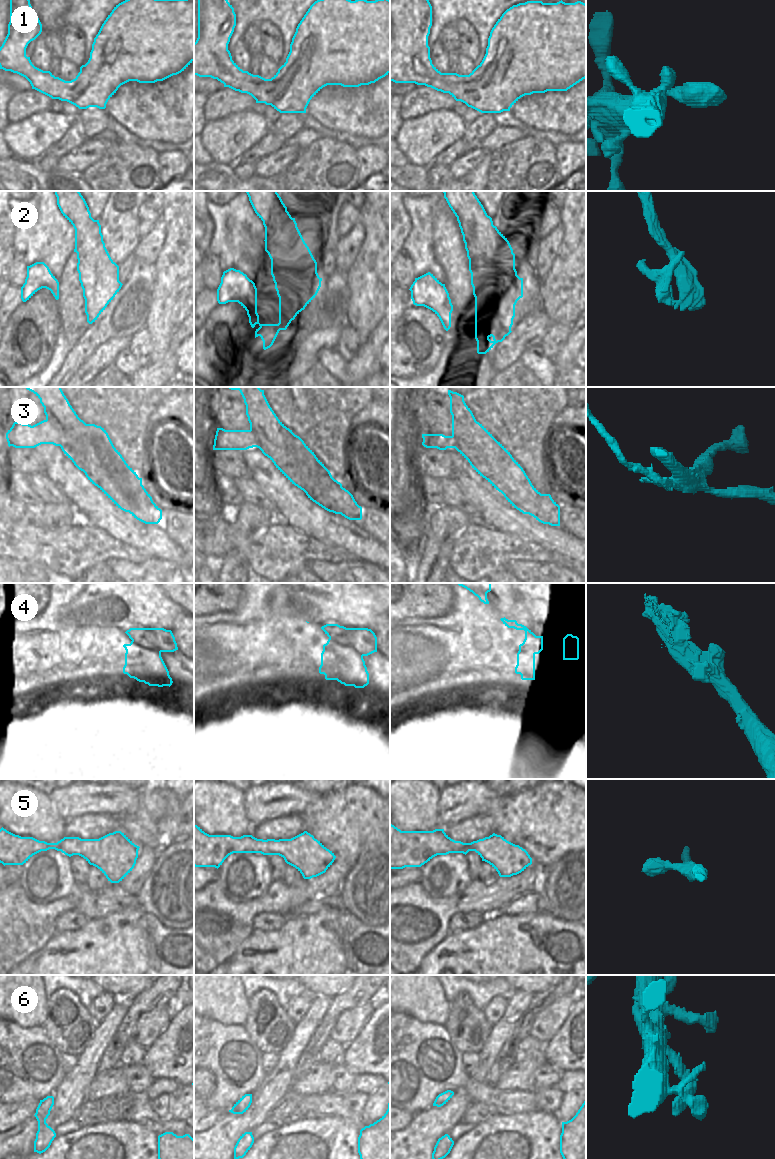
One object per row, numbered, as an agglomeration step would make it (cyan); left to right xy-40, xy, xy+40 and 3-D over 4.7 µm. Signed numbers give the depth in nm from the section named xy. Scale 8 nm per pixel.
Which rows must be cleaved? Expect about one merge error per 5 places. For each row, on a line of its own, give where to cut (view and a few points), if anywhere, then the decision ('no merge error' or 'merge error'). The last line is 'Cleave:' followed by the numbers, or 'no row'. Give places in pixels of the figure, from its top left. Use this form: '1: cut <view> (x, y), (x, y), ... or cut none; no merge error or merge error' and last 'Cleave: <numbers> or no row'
1: cut none; no merge error
2: cut none; no merge error
3: cut xy+40 (484, 441), (487, 459), (523, 470); merge error
4: cut none; no merge error
5: cut none; no merge error
6: cut none; no merge error
Cleave: 3

